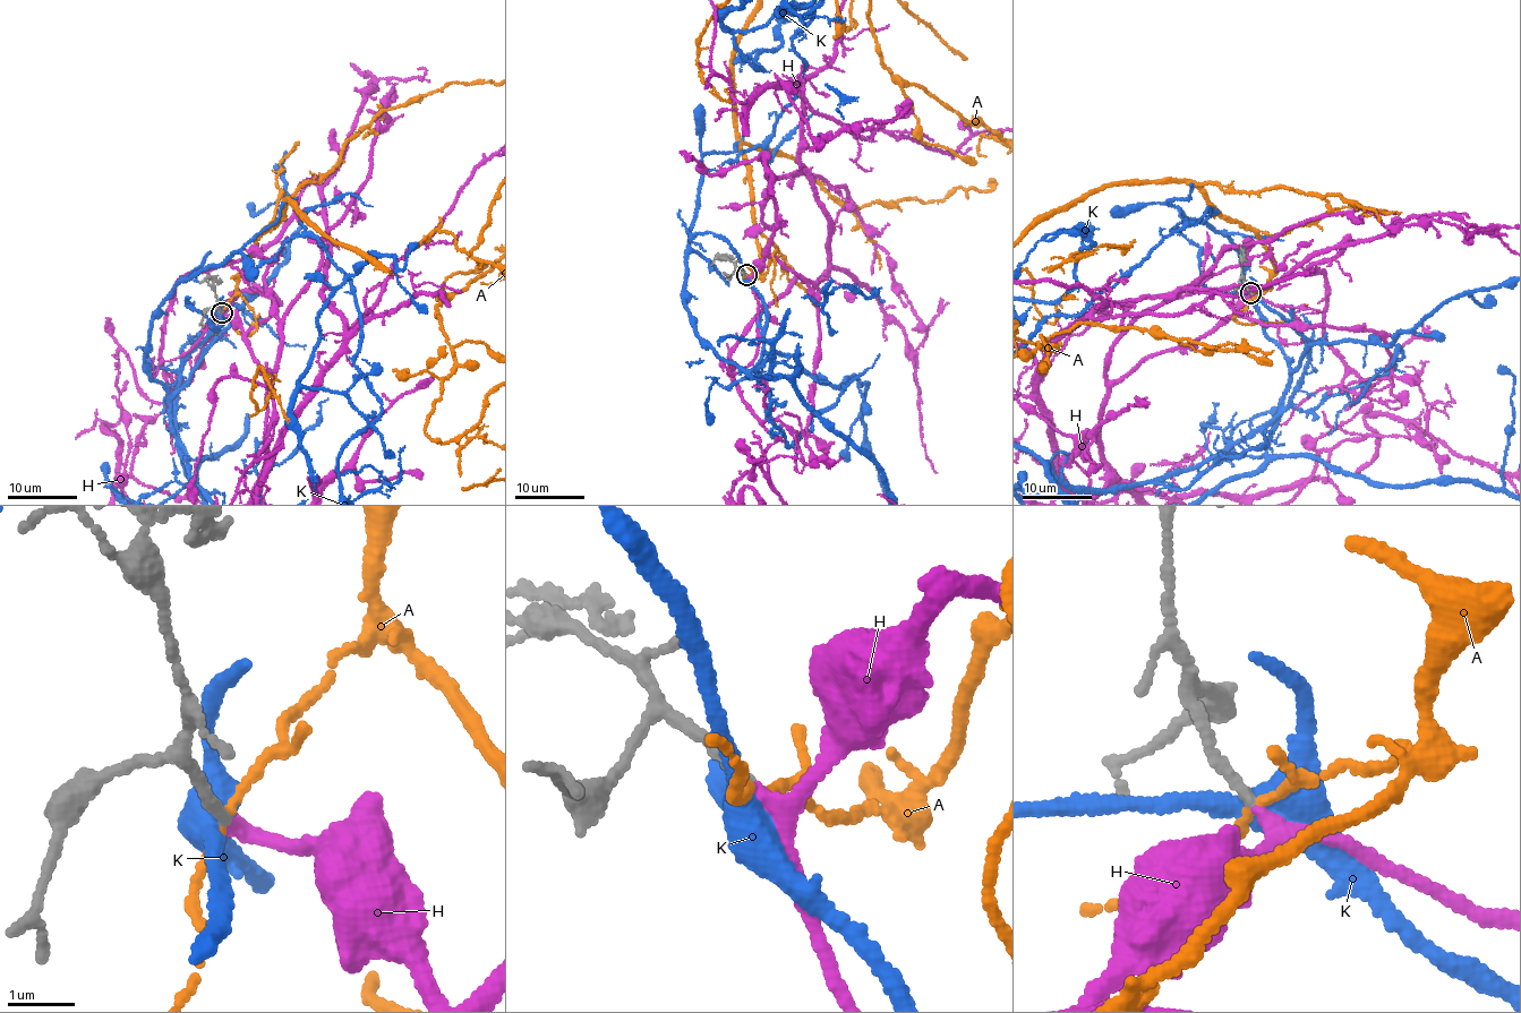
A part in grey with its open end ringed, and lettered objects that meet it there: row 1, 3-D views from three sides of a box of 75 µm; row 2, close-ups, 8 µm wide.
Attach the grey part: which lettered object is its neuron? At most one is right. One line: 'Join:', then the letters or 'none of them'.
Join: H

